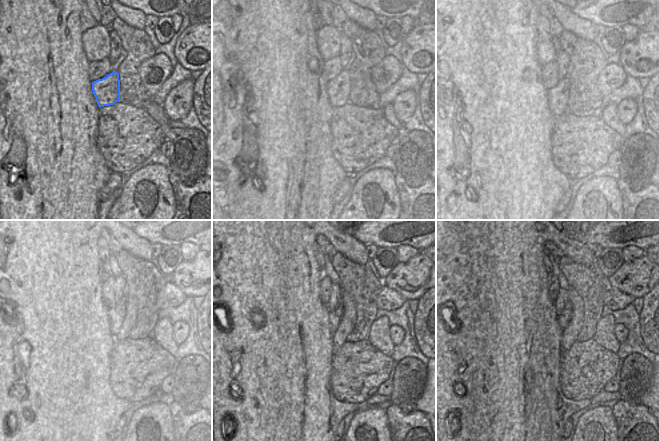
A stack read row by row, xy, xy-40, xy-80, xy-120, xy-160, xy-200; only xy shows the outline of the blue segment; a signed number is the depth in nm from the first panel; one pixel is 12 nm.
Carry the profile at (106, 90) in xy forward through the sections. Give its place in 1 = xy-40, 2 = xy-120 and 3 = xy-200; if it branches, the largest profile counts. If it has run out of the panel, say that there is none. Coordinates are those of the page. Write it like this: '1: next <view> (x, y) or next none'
1: next xy-40 (337, 88)
2: next xy-120 (116, 314)
3: next xy-200 (563, 319)

